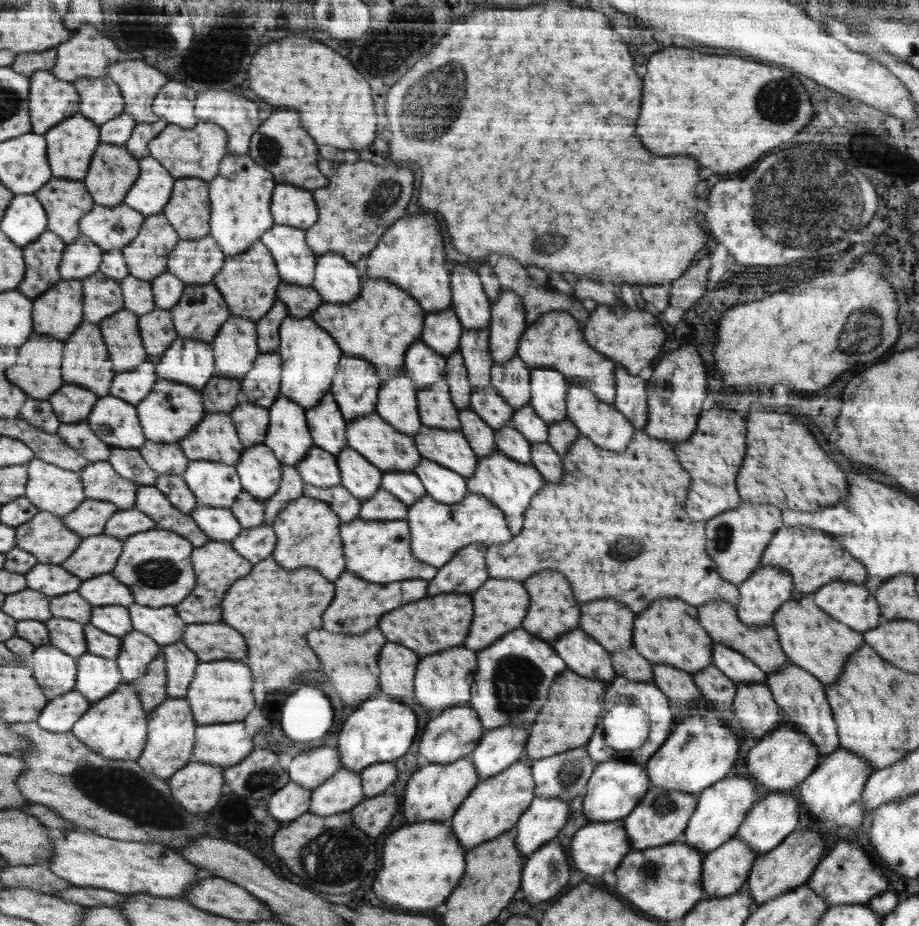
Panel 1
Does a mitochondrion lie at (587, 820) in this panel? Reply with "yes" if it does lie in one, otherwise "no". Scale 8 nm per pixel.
no

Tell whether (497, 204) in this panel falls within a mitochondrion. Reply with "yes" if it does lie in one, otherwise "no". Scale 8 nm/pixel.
no

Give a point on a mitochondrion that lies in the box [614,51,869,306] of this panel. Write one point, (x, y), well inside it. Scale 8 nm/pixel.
(778, 100)

